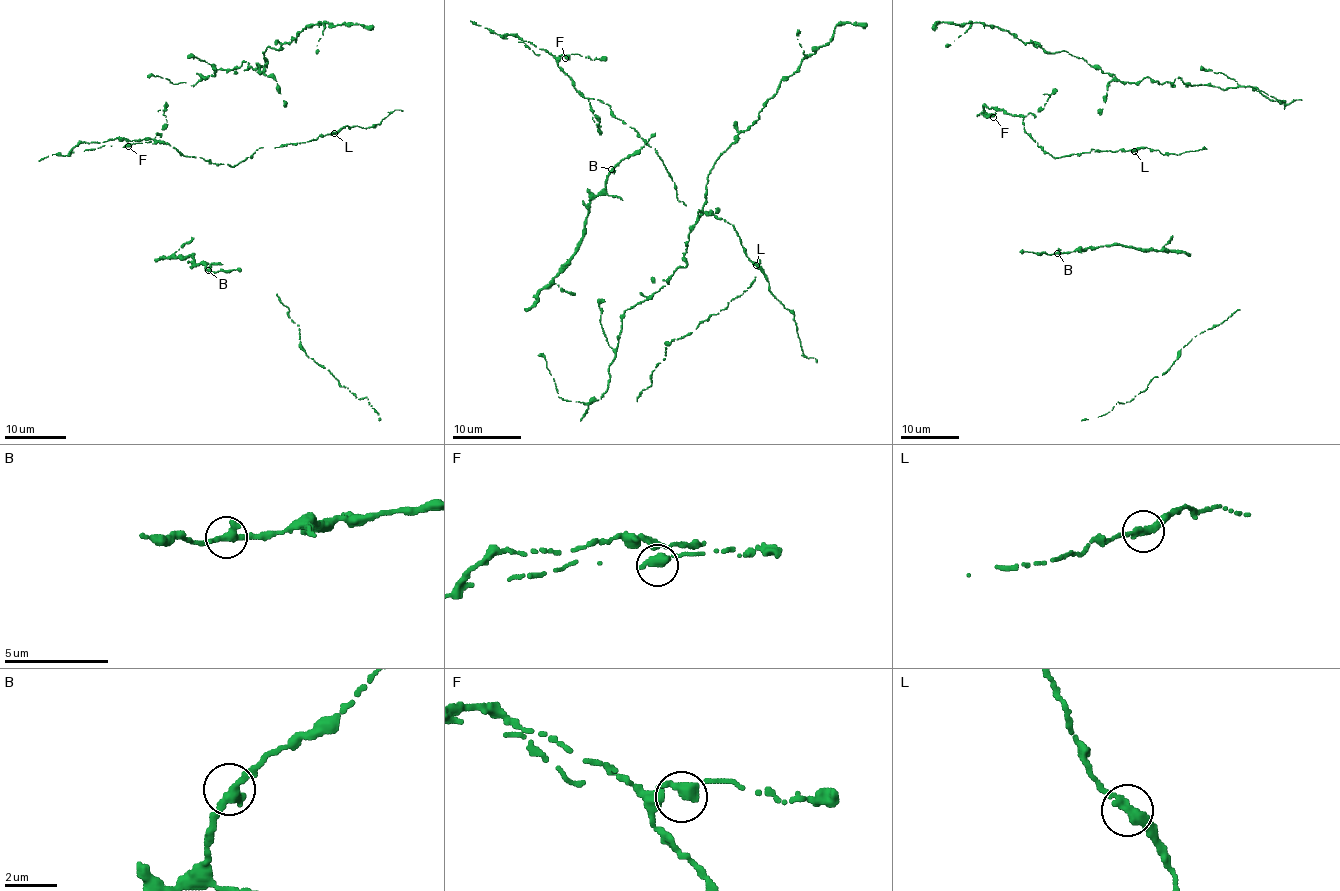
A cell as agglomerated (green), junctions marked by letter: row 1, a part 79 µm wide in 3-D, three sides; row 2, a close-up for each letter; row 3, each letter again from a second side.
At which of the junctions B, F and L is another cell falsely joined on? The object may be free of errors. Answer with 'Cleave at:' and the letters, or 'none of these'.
Cleave at: none of these

